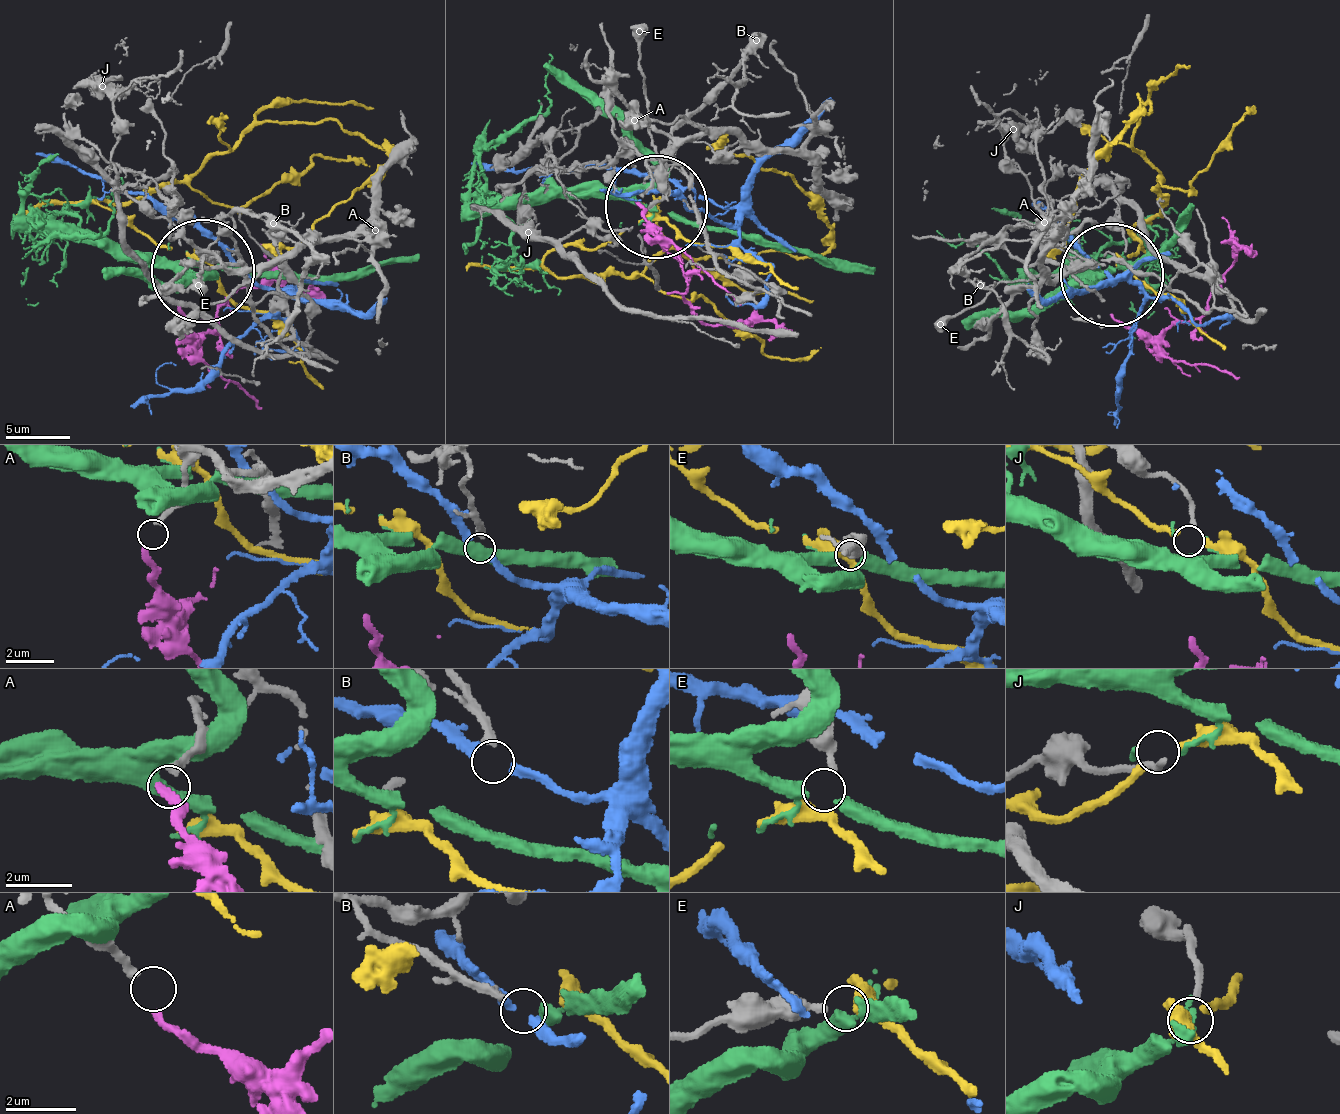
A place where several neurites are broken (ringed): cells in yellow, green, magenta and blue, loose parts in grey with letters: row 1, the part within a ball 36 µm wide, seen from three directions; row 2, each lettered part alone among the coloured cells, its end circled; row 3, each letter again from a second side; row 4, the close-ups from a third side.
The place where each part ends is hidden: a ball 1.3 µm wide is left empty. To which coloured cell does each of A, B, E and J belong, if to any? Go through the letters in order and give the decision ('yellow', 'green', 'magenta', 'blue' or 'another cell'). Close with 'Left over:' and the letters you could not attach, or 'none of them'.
A: magenta
B: another cell
E: green
J: another cell
Left over: B, J

